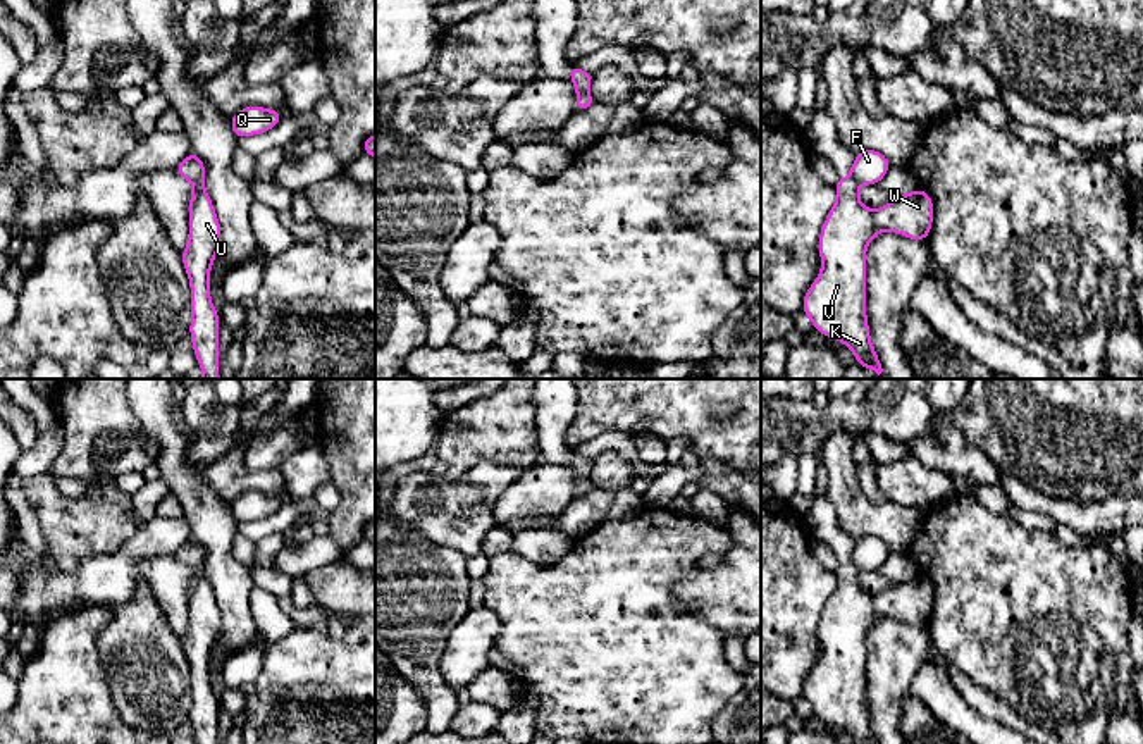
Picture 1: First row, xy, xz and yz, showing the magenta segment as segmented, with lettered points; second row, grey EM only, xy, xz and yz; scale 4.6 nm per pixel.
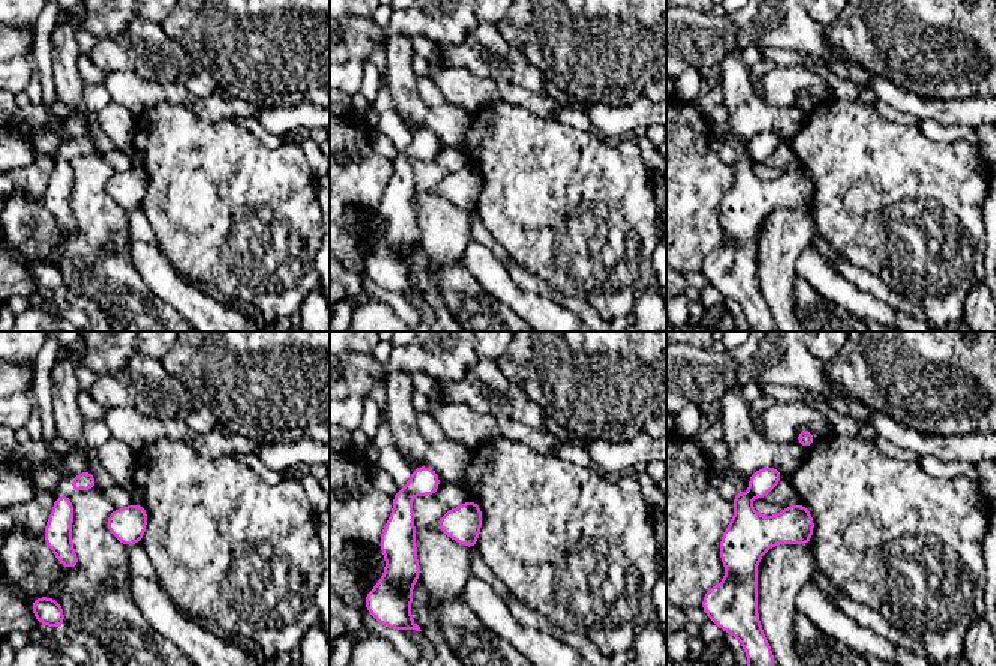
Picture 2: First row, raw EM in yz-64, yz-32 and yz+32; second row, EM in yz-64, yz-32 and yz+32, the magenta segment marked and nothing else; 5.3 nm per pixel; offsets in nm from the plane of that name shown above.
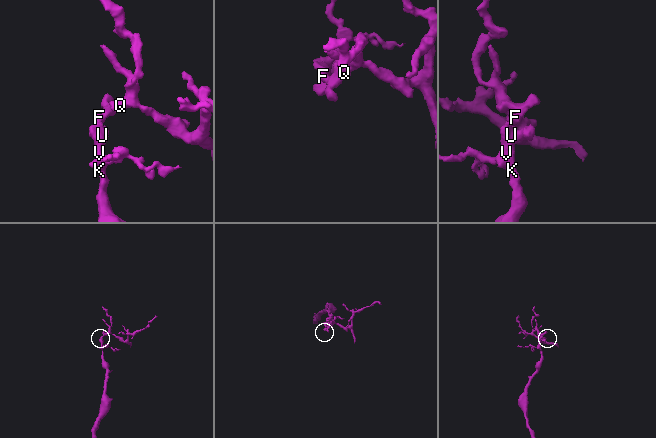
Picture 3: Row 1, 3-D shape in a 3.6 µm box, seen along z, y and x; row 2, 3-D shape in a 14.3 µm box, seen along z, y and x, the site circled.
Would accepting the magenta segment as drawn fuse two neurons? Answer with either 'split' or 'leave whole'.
split

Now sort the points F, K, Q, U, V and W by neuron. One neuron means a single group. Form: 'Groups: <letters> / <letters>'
Groups: F Q / K U V W

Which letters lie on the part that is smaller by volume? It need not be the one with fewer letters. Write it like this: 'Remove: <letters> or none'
Remove: F, Q

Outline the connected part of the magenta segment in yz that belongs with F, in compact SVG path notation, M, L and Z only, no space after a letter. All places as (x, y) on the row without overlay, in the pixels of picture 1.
M868 534L856 541L850 561L859 570L880 570L890 551L890 546L881 537Z

